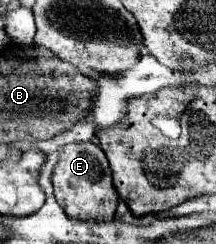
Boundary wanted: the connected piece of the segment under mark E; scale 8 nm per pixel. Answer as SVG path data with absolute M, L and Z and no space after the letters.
M73 142L65 144L59 150L59 160L55 164L53 176L53 190L59 206L71 218L81 220L113 220L115 208L119 202L119 194L111 182L111 168L103 154L103 150L95 142Z

